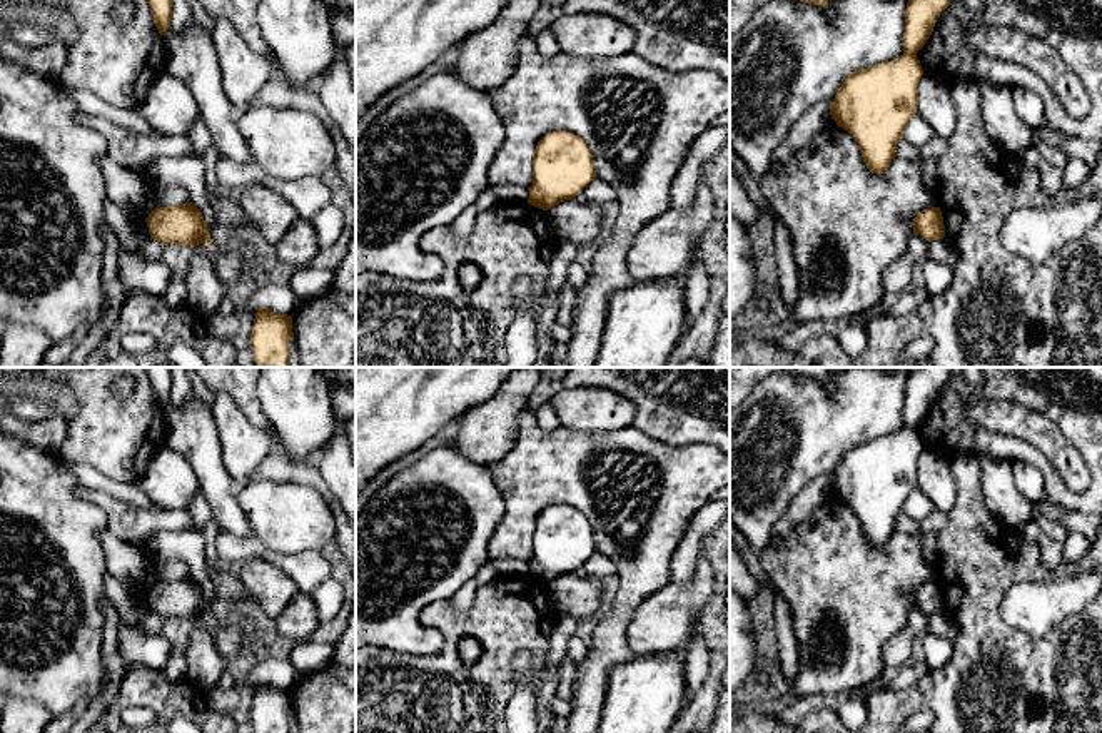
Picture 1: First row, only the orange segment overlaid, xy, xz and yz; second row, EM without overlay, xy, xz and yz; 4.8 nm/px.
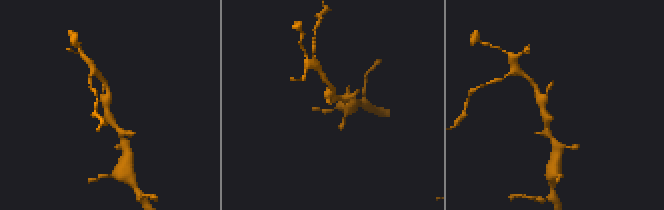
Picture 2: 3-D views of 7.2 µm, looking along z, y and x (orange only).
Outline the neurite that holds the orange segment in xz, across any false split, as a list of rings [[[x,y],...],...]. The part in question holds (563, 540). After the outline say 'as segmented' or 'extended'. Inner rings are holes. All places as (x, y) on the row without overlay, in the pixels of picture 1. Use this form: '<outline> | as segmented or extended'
[[[566,504],[546,508],[536,519],[528,578],[548,584],[573,574],[596,553],[589,521]]] | as segmented

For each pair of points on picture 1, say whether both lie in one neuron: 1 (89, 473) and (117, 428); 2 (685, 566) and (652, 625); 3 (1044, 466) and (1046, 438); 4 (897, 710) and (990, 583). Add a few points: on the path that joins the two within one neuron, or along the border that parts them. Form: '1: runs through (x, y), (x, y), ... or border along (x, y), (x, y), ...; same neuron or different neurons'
1: border along (64, 460), (90, 465), (106, 476), (129, 483); different neurons
2: border along (700, 555), (697, 571), (687, 583), (670, 583); different neurons
3: border along (1027, 441), (1051, 463), (1067, 488); different neurons
4: runs through (934, 692), (977, 648), (979, 620); same neuron

